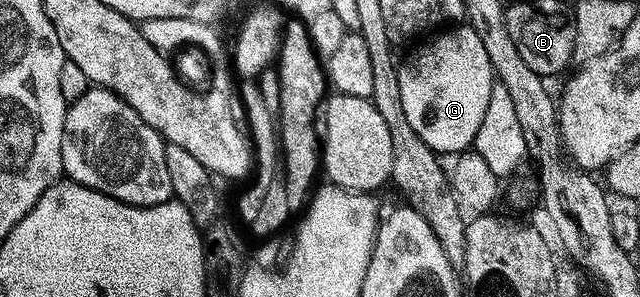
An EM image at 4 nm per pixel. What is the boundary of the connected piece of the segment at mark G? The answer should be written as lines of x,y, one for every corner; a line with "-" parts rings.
460,25
456,30
439,37
435,42
425,47
415,58
398,69
398,83
401,89
401,102
409,124
418,136
439,156
451,154
457,156
466,153
476,140
485,112
492,100
492,92
497,85
495,72
489,54
485,49
476,30
470,25

